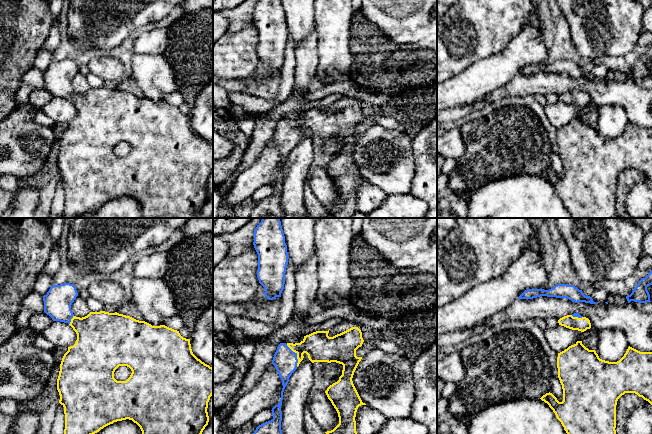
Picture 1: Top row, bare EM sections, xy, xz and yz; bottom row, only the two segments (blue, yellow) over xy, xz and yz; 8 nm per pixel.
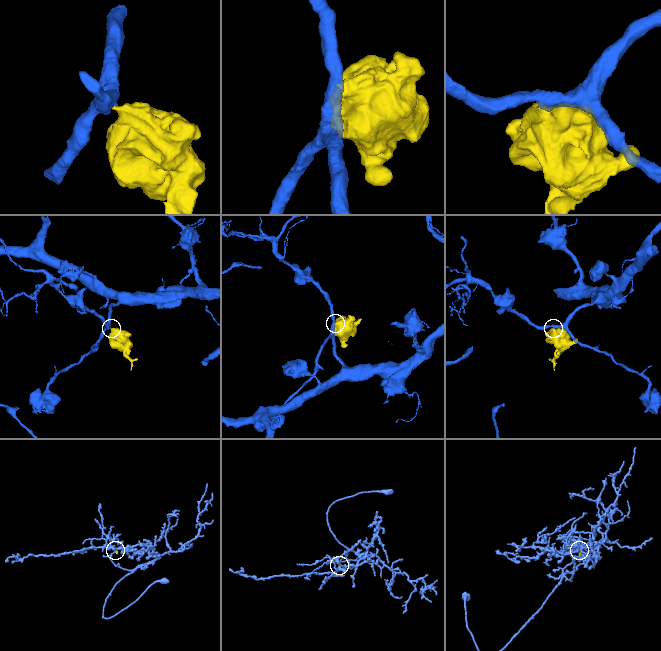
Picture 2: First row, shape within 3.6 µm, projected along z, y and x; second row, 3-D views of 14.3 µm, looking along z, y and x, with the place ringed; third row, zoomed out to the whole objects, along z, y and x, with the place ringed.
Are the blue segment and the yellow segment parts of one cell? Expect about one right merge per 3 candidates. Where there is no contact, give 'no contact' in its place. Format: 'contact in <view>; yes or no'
contact in xz; yes

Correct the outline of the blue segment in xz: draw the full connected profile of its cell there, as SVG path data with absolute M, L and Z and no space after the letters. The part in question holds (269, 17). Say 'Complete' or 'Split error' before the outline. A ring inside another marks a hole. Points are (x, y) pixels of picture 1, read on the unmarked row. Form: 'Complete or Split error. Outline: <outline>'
Complete. Outline: M259 0L254 6L257 54L269 76L281 73L289 31L281 0Z

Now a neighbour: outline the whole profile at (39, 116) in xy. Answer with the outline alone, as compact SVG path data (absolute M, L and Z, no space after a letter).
M36 109L33 118L37 123L43 126L52 127L55 124L55 122L49 116L39 109Z

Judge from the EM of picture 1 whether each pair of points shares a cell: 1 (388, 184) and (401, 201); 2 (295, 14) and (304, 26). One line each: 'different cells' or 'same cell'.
1: different cells
2: same cell

